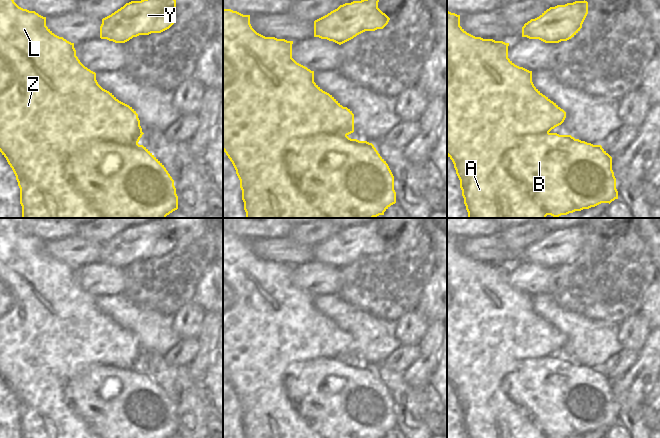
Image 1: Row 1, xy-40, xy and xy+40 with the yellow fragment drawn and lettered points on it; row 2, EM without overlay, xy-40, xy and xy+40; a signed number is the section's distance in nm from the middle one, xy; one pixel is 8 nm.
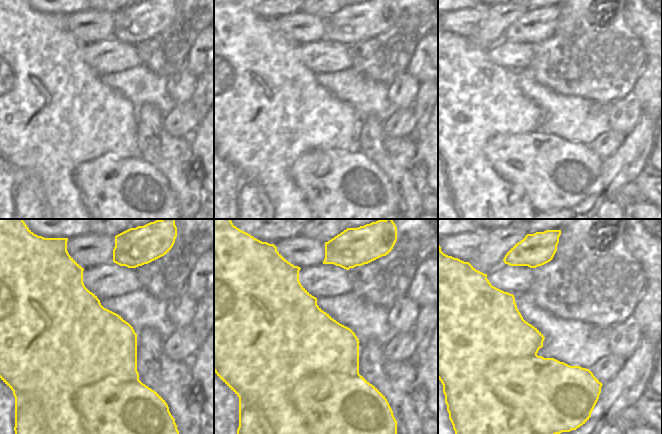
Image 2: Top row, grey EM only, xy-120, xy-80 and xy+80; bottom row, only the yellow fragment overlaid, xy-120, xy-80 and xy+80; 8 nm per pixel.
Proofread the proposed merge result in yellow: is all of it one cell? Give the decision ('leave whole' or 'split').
split

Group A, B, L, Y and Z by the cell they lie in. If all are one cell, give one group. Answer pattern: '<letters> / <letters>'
A L Y Z / B

